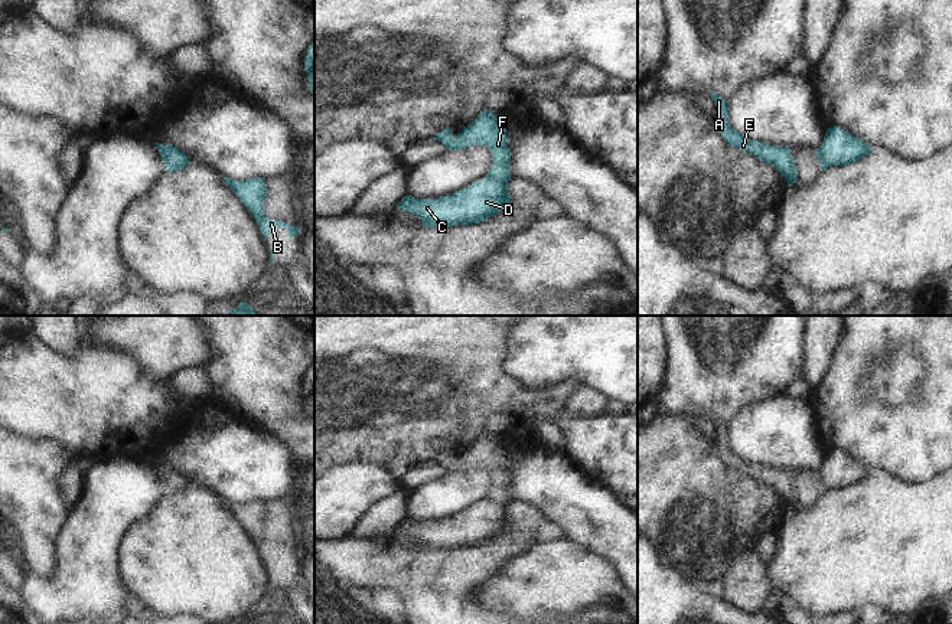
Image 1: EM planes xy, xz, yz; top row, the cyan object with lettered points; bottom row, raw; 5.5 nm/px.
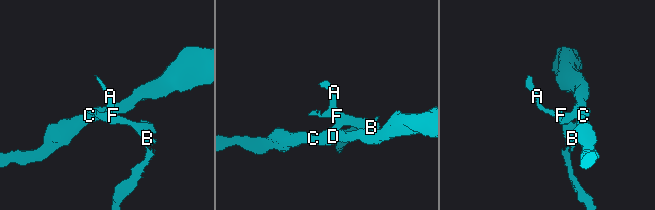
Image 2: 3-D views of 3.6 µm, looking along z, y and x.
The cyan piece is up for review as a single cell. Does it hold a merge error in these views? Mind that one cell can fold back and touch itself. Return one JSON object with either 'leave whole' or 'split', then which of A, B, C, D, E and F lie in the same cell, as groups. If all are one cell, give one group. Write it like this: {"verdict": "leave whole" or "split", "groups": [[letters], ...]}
{"verdict": "split", "groups": [["A", "B", "E", "F"], ["C", "D"]]}

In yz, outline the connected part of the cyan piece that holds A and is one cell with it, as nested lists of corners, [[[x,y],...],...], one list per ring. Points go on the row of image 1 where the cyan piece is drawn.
[[[710,92],[717,107],[717,125],[723,138],[730,144],[739,147],[743,153],[750,153],[759,160],[772,164],[780,176],[783,176],[788,184],[798,182],[796,167],[793,166],[793,157],[788,147],[767,146],[759,140],[747,140],[737,133],[728,122],[728,107],[724,98]]]

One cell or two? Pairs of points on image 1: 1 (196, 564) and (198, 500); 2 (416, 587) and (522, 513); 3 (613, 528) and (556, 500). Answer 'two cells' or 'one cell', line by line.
1: one cell
2: one cell
3: one cell

